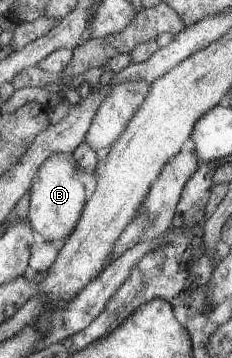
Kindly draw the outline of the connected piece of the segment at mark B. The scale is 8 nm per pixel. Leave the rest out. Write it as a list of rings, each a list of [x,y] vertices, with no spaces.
[[[58,154],[48,157],[33,177],[29,194],[27,221],[46,241],[56,241],[74,231],[84,205],[84,185],[74,161],[60,159]]]

